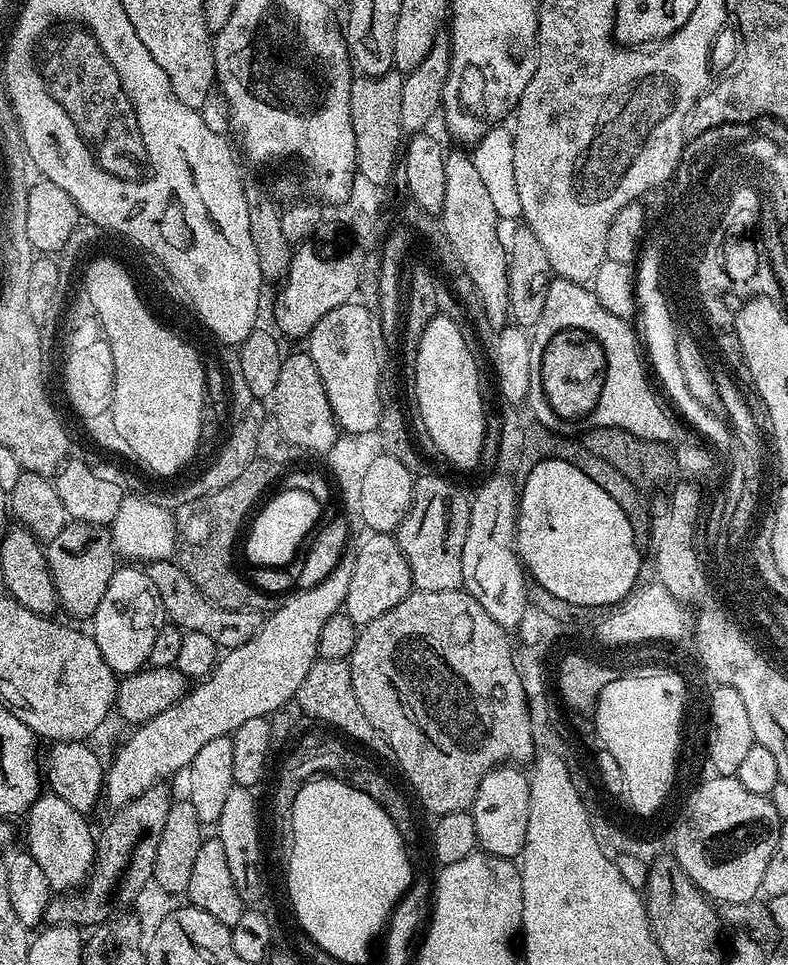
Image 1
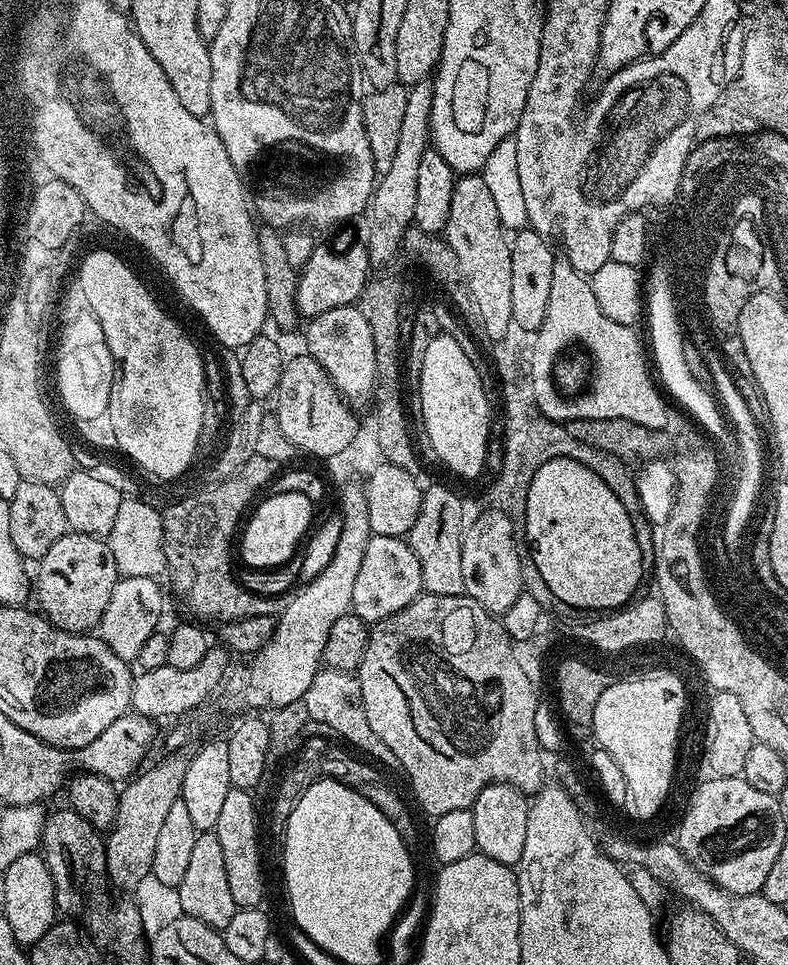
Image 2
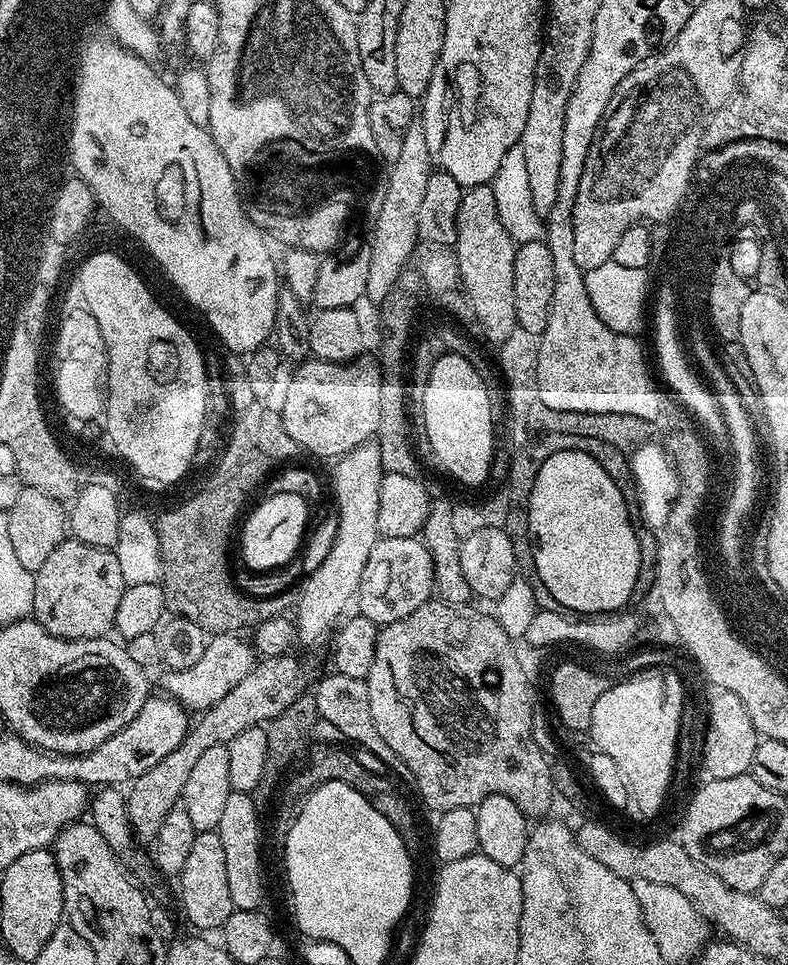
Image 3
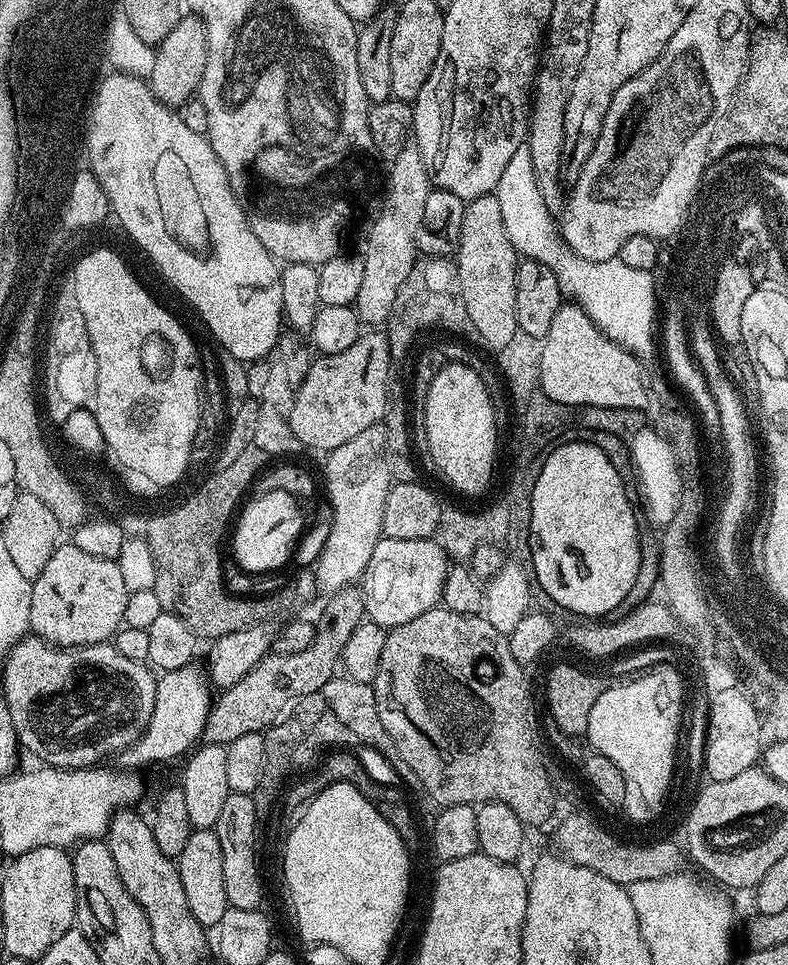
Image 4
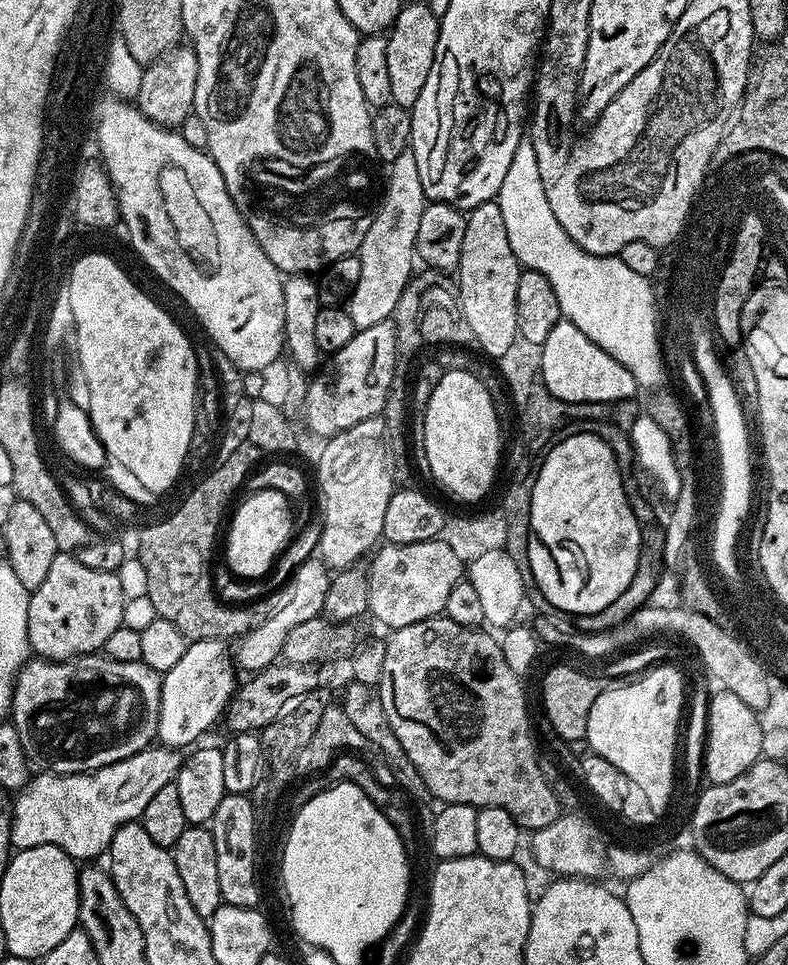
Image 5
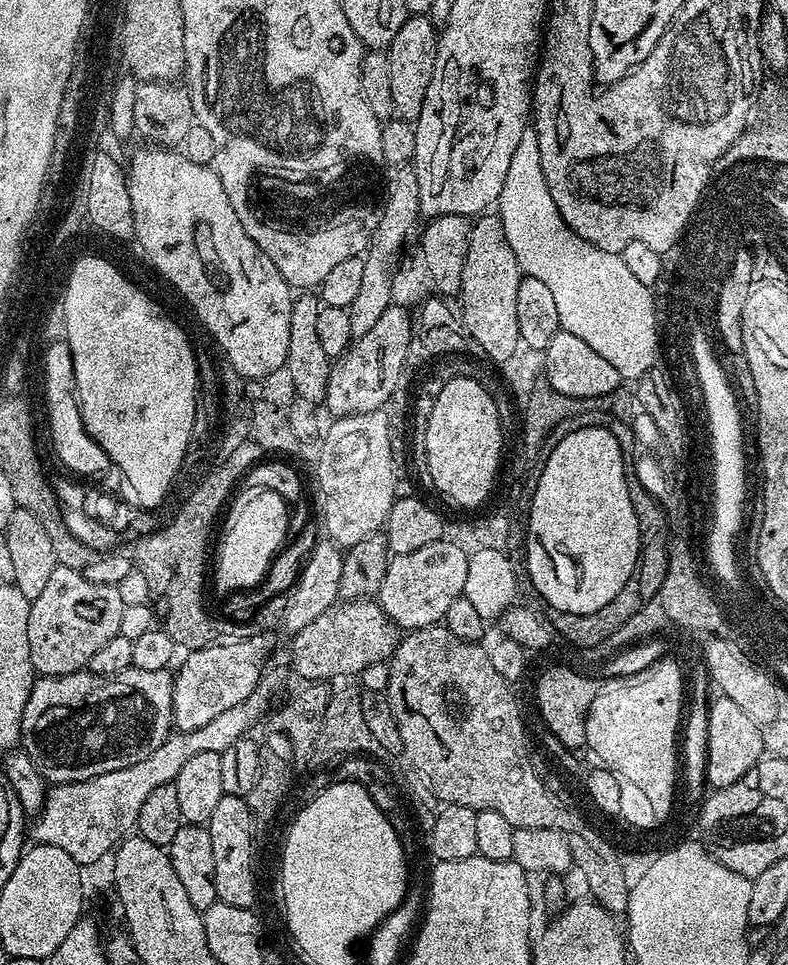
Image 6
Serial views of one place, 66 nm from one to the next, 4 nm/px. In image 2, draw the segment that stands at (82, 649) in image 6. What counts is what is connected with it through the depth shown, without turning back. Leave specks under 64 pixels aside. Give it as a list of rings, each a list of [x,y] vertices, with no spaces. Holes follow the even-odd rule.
[[[71,530],[64,533],[50,550],[38,561],[36,574],[34,572],[34,600],[38,605],[39,611],[45,620],[54,625],[55,628],[61,628],[67,632],[79,632],[88,634],[99,625],[100,619],[106,613],[106,606],[110,603],[110,596],[114,592],[117,581],[121,575],[114,566],[114,554],[110,554],[110,546],[107,539],[73,532]]]

